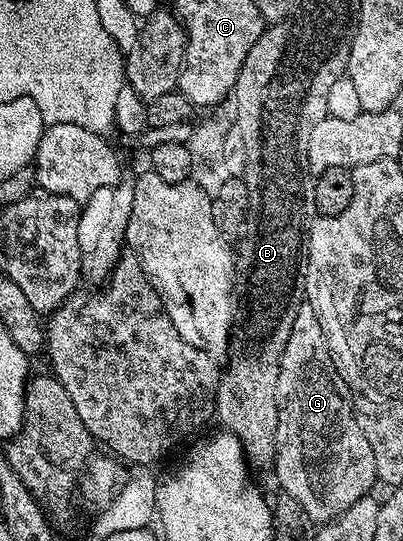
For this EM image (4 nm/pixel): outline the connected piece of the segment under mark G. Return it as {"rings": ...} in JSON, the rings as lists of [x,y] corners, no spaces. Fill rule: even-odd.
{"rings":[[[305,301],[302,302],[301,308],[297,310],[295,317],[295,325],[291,329],[291,337],[287,337],[287,349],[283,349],[283,357],[279,365],[279,381],[277,382],[277,428],[275,429],[275,461],[272,470],[277,471],[277,479],[281,482],[280,490],[284,494],[295,497],[295,501],[299,501],[301,506],[301,514],[306,520],[312,521],[314,524],[332,523],[334,519],[338,519],[347,509],[351,509],[351,505],[355,505],[355,501],[366,498],[370,494],[369,491],[373,486],[378,486],[377,470],[375,469],[375,453],[371,453],[371,444],[363,439],[363,429],[359,429],[359,421],[357,415],[353,411],[353,401],[349,398],[349,390],[345,382],[339,377],[339,373],[333,364],[333,358],[329,352],[327,341],[323,337],[323,325],[319,325],[319,317],[315,317],[315,309],[311,309],[311,305]]]}

